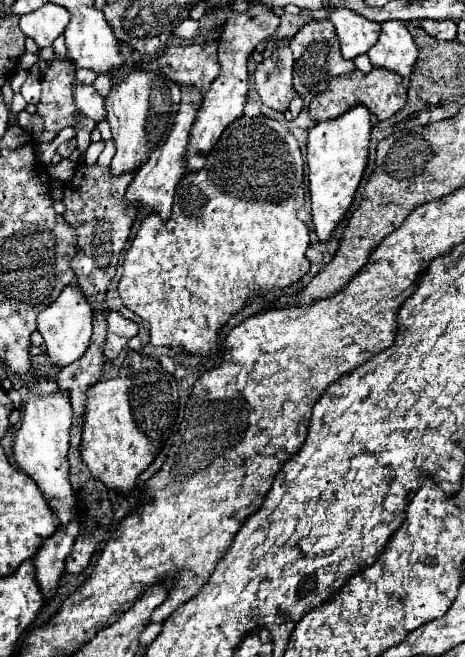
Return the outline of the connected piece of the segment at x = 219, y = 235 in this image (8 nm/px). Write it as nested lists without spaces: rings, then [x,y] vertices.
[[[238,117],[236,121],[232,121],[228,125],[228,129],[224,129],[224,133],[220,135],[220,141],[212,147],[212,151],[206,157],[206,163],[202,167],[202,171],[188,171],[178,187],[176,187],[176,199],[174,199],[174,209],[168,221],[162,221],[158,213],[148,213],[142,223],[140,229],[136,233],[136,237],[132,239],[130,249],[126,251],[124,257],[124,265],[122,265],[122,277],[118,281],[118,293],[122,303],[134,311],[136,315],[140,315],[148,327],[150,327],[150,343],[152,345],[162,345],[162,347],[182,347],[188,353],[200,353],[200,355],[214,355],[216,353],[216,333],[218,329],[236,313],[244,307],[244,301],[248,297],[254,297],[258,293],[270,291],[272,287],[288,287],[292,283],[296,283],[308,269],[310,269],[310,261],[306,257],[306,249],[310,245],[310,237],[308,237],[308,227],[298,219],[298,209],[304,205],[304,159],[298,147],[298,141],[294,139],[294,135],[284,127],[284,123],[270,119],[270,117]]]

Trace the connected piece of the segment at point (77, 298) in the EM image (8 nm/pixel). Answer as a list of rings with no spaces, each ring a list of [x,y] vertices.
[[[66,285],[60,297],[38,315],[38,321],[36,321],[38,331],[44,337],[46,353],[52,365],[66,367],[88,349],[90,337],[92,337],[92,317],[94,317],[94,311],[92,311],[90,299],[76,285]]]

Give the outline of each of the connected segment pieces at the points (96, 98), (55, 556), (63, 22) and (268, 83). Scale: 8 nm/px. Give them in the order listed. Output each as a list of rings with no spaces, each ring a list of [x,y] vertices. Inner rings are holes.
[[[74,81],[72,95],[74,95],[74,103],[80,113],[92,117],[94,121],[104,119],[104,97],[98,95],[98,91],[94,87]]]
[[[74,517],[68,525],[58,525],[56,533],[42,541],[42,547],[34,557],[36,579],[46,599],[52,599],[54,595],[58,579],[64,573],[64,561],[72,551],[76,535],[78,535],[78,519]]]
[[[46,3],[40,9],[20,17],[20,29],[26,37],[32,37],[38,47],[50,47],[56,37],[64,33],[68,25],[68,11],[56,3]]]
[[[270,37],[262,51],[262,63],[256,65],[256,91],[262,103],[274,111],[286,111],[294,95],[292,89],[292,65],[290,39]]]

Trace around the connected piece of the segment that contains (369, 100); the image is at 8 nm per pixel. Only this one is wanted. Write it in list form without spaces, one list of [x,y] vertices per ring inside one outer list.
[[[374,67],[370,73],[362,73],[362,71],[354,69],[348,75],[332,77],[326,85],[326,91],[314,95],[314,99],[310,103],[310,117],[312,117],[312,121],[326,121],[326,119],[338,117],[340,113],[348,111],[356,103],[366,105],[370,109],[370,113],[376,115],[378,121],[384,121],[384,119],[392,117],[394,113],[398,113],[406,103],[404,79],[398,73],[388,71],[384,67]]]

